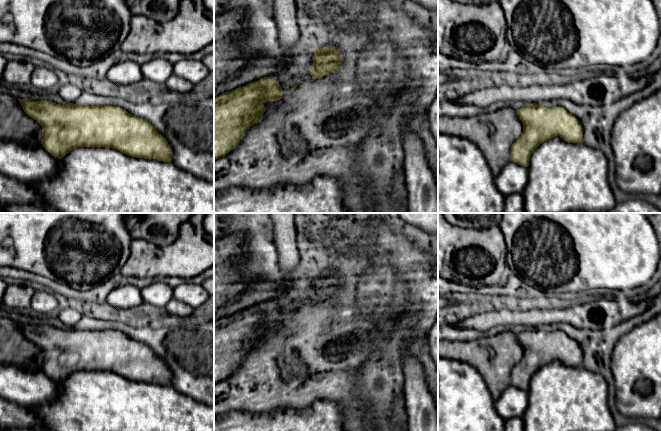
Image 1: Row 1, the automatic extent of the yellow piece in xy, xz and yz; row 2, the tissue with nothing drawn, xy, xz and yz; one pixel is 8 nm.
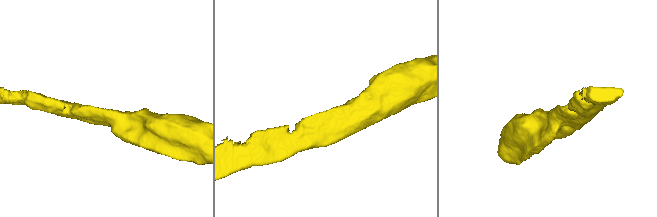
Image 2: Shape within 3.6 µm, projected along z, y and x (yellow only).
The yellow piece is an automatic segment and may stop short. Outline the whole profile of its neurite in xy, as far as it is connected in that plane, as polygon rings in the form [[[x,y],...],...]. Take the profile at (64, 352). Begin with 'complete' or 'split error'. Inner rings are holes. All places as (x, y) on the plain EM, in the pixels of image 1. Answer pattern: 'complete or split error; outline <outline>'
complete; outline [[[19,323],[25,338],[42,351],[42,370],[55,382],[62,383],[78,371],[105,371],[131,381],[171,386],[173,375],[167,364],[145,343],[136,341],[118,330],[78,330],[41,324]]]

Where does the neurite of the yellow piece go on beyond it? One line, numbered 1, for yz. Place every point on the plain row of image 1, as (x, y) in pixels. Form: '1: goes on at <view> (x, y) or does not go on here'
1: does not go on here

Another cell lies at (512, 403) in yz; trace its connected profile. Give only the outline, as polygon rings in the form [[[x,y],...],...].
[[[509,385],[500,397],[495,400],[495,409],[504,421],[516,417],[522,418],[527,409],[528,402],[528,391]]]

